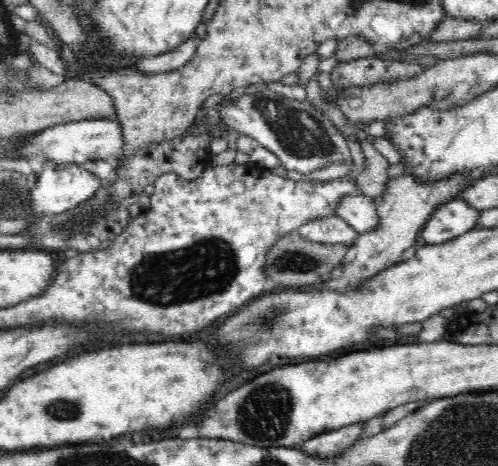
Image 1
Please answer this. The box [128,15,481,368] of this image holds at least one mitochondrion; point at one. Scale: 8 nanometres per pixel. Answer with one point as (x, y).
(300, 135)

